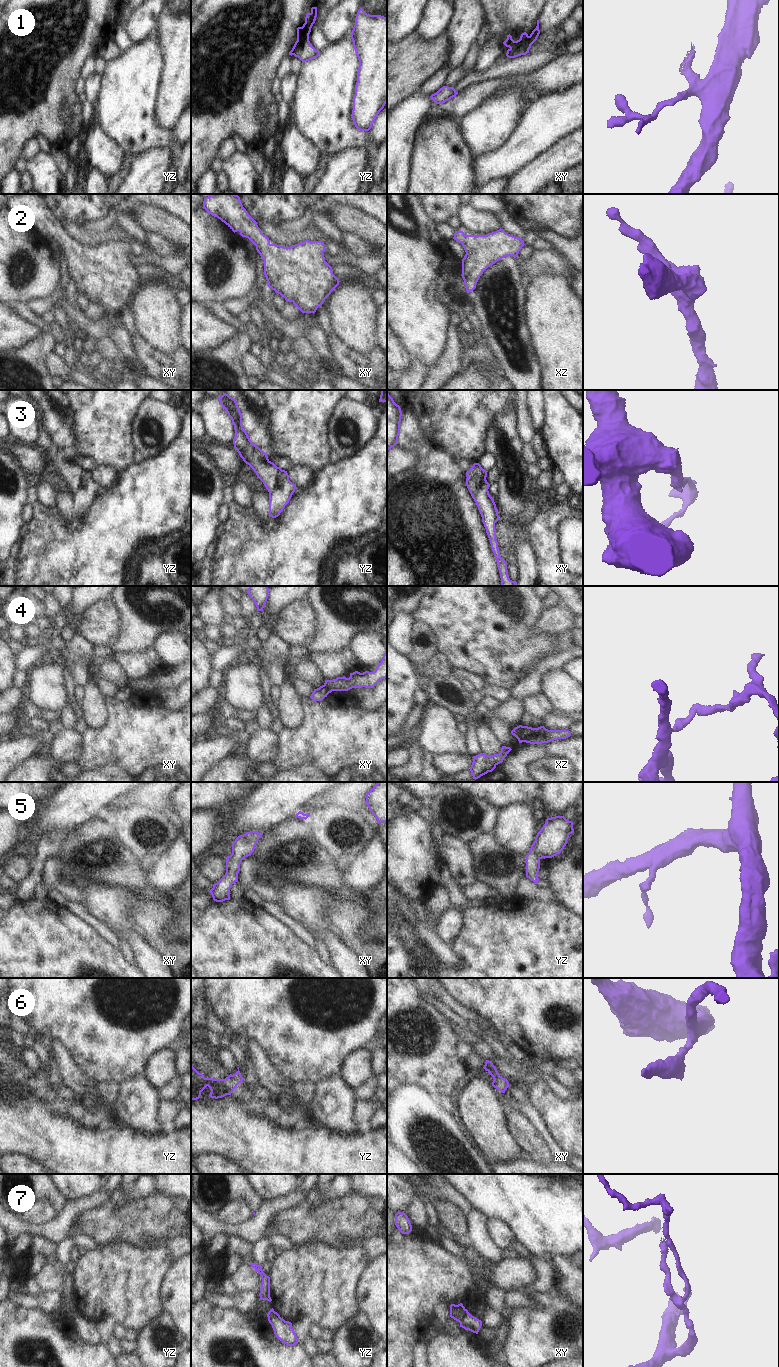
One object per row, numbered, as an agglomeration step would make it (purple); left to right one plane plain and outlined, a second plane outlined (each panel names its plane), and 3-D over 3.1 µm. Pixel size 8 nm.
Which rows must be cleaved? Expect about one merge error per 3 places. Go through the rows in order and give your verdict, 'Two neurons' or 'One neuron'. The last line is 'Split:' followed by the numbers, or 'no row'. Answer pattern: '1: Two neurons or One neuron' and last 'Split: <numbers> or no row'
1: Two neurons
2: One neuron
3: One neuron
4: Two neurons
5: One neuron
6: One neuron
7: Two neurons
Split: 1, 4, 7

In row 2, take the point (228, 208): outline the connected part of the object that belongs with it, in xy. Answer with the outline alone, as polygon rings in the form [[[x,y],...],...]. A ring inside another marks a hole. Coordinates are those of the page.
[[[212,194],[204,199],[202,208],[224,222],[234,233],[239,231],[242,237],[248,238],[256,246],[257,252],[264,260],[264,275],[268,282],[267,286],[284,297],[286,302],[292,302],[302,313],[314,314],[317,308],[339,285],[339,279],[333,274],[332,267],[325,261],[323,252],[326,248],[322,241],[306,239],[304,242],[290,247],[271,244],[269,238],[262,233],[257,222],[248,214],[240,197],[236,194]]]

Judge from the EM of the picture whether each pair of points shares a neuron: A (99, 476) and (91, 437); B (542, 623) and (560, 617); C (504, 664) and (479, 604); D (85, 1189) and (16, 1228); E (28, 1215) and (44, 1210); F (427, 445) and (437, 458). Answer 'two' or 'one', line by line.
A: two
B: one
C: one
D: two
E: one
F: one

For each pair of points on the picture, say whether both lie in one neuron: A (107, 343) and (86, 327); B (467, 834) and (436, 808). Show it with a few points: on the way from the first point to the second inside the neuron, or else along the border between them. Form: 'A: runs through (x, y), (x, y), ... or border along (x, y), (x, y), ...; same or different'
A: border along (105, 336), (96, 339); different
B: runs through (458, 830), (444, 821), (443, 817); same

